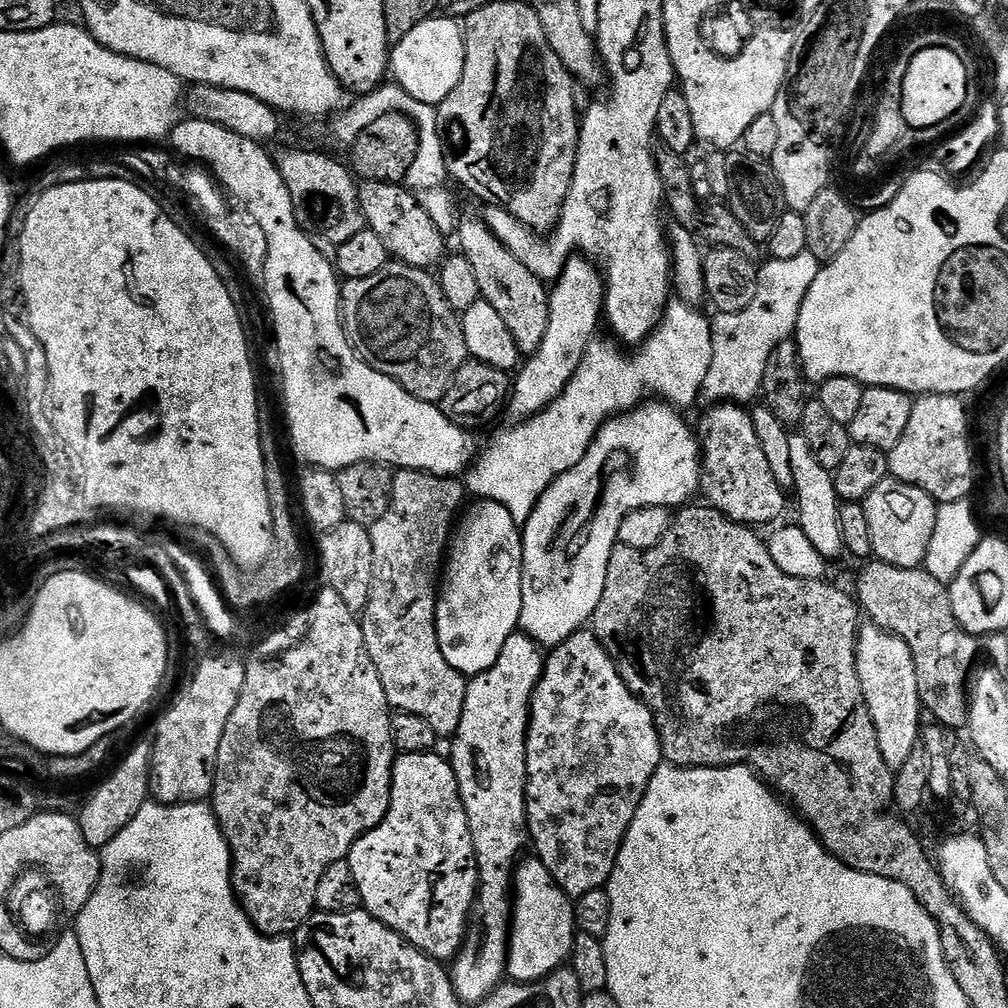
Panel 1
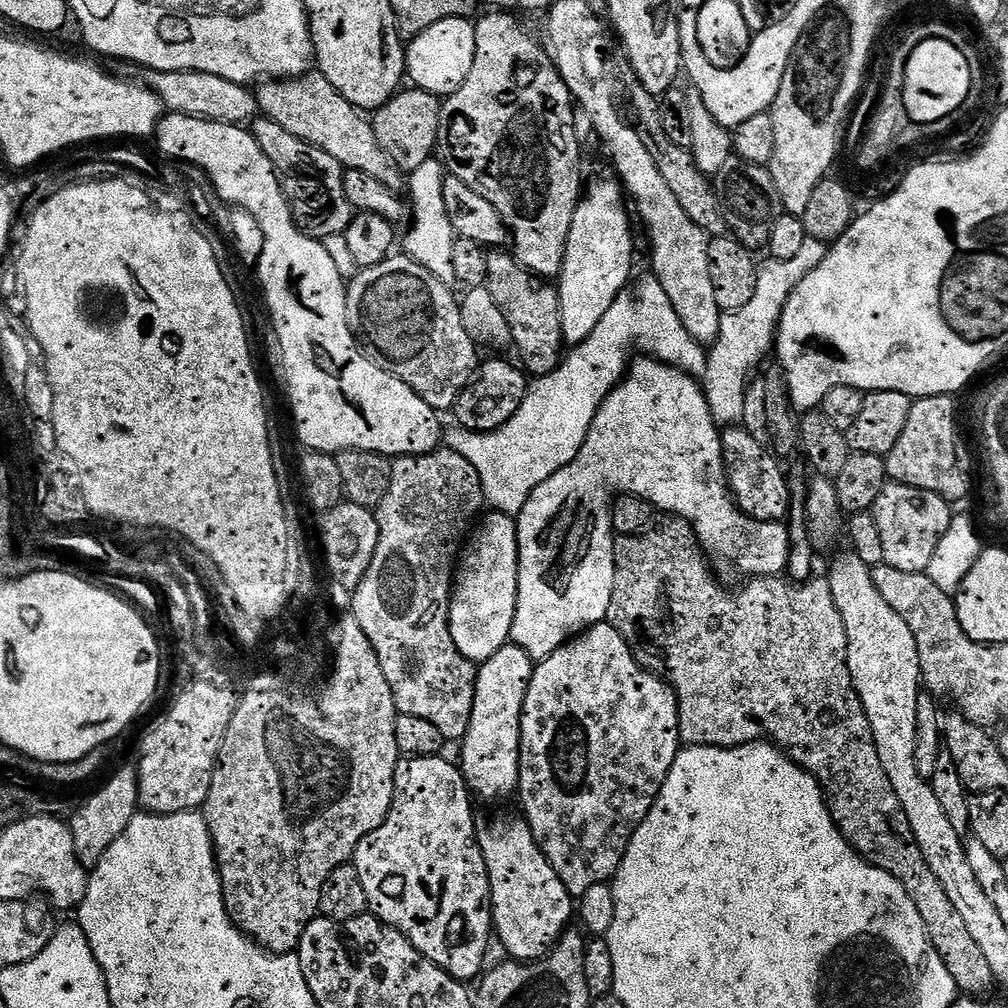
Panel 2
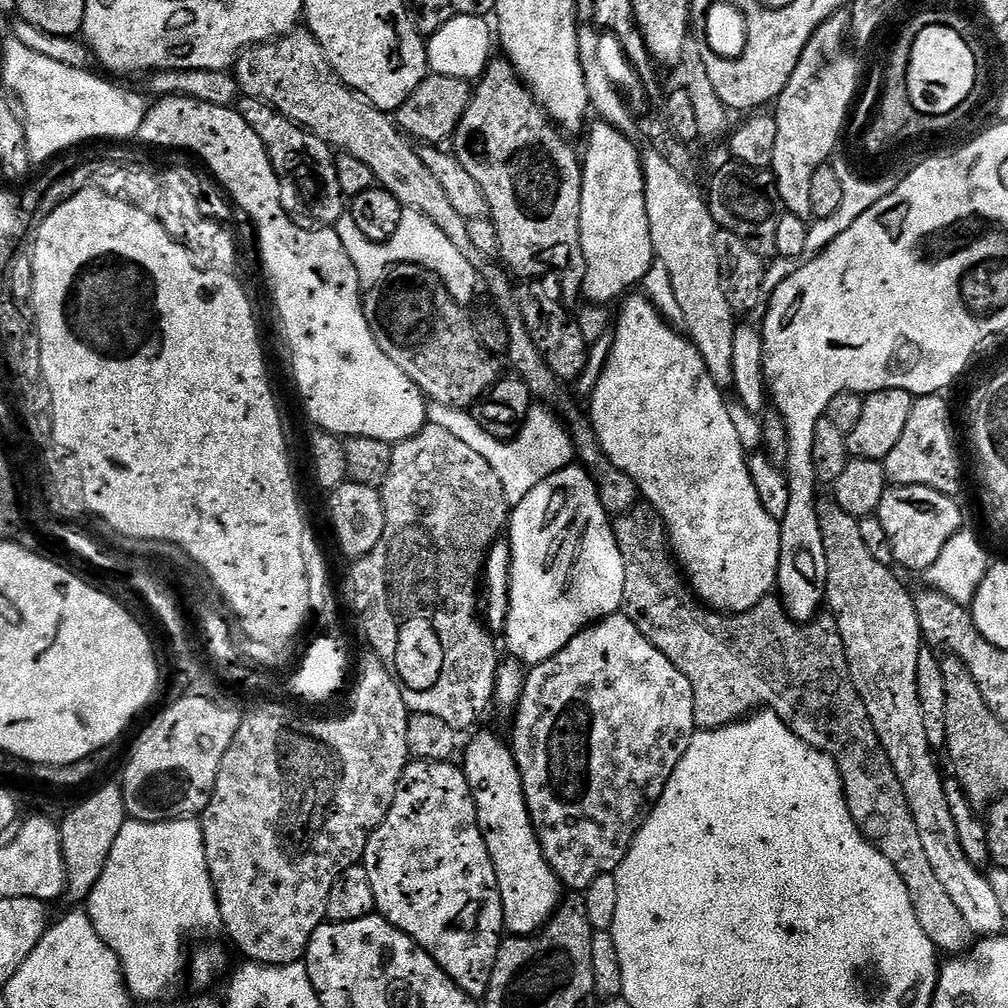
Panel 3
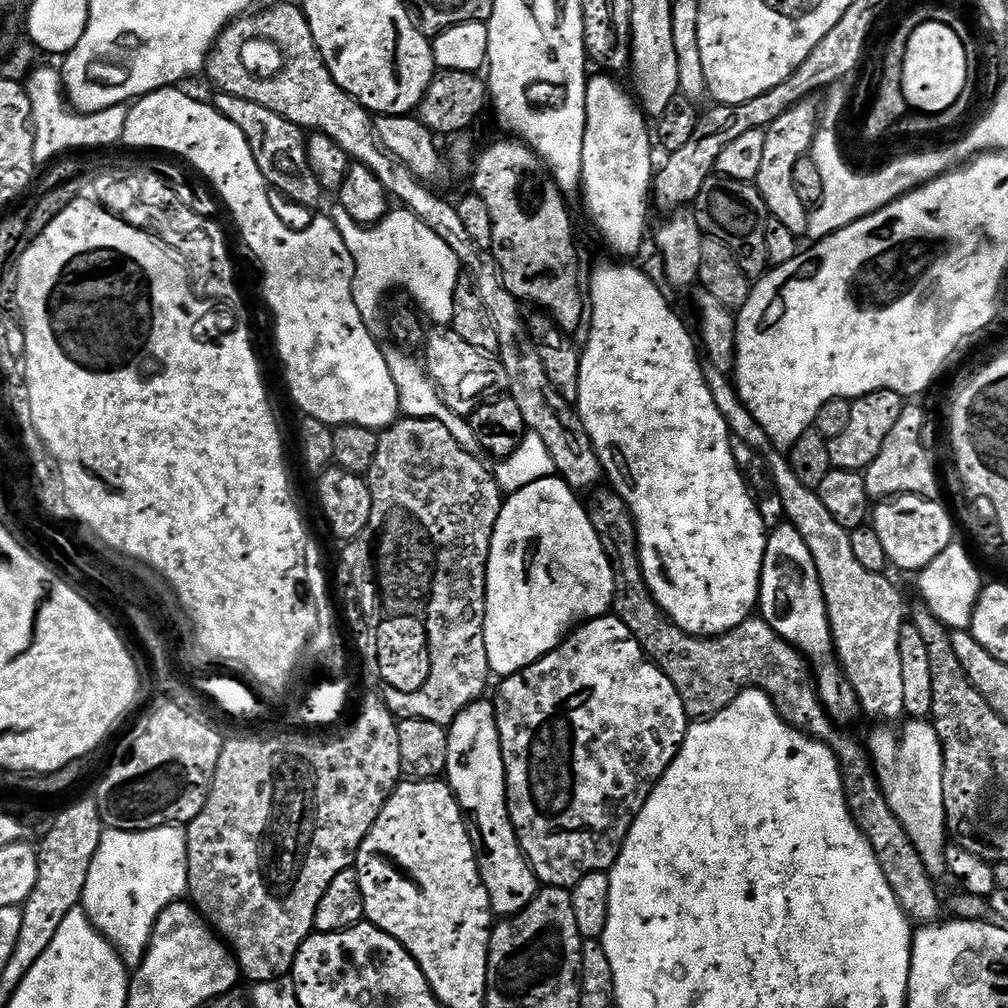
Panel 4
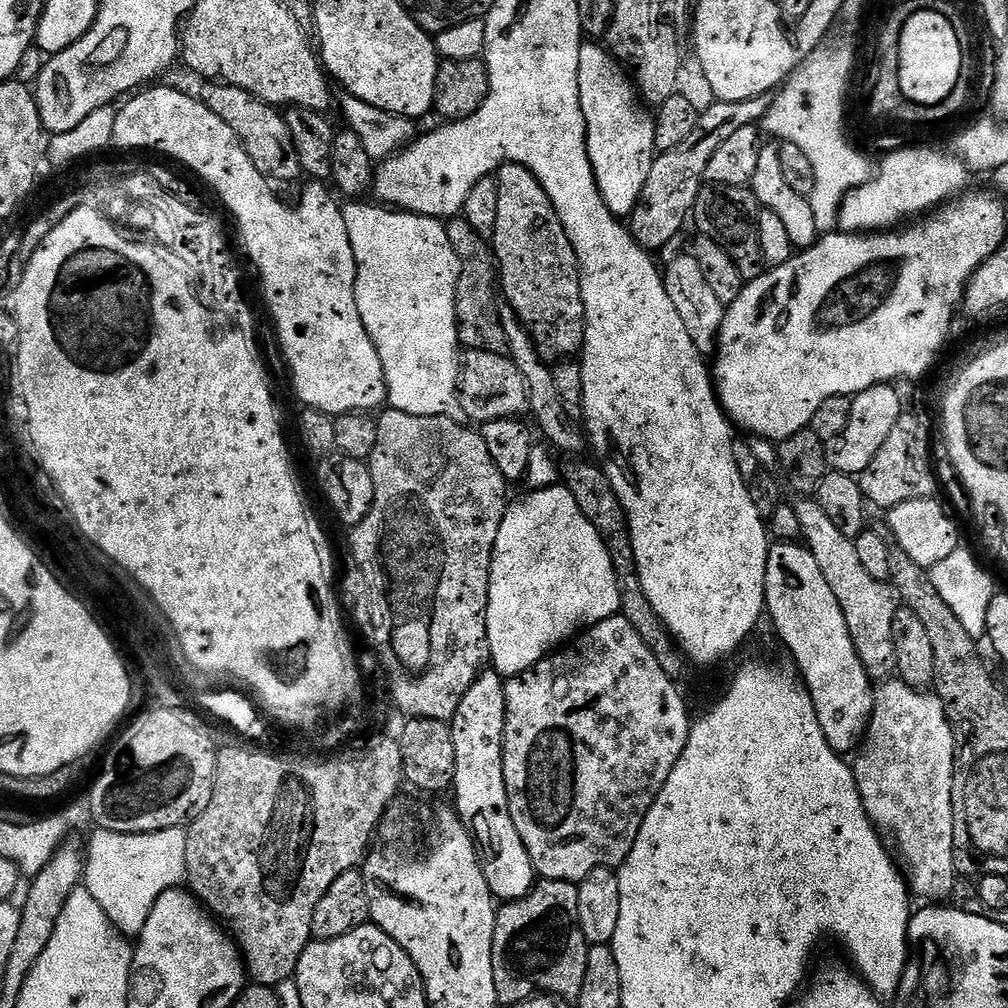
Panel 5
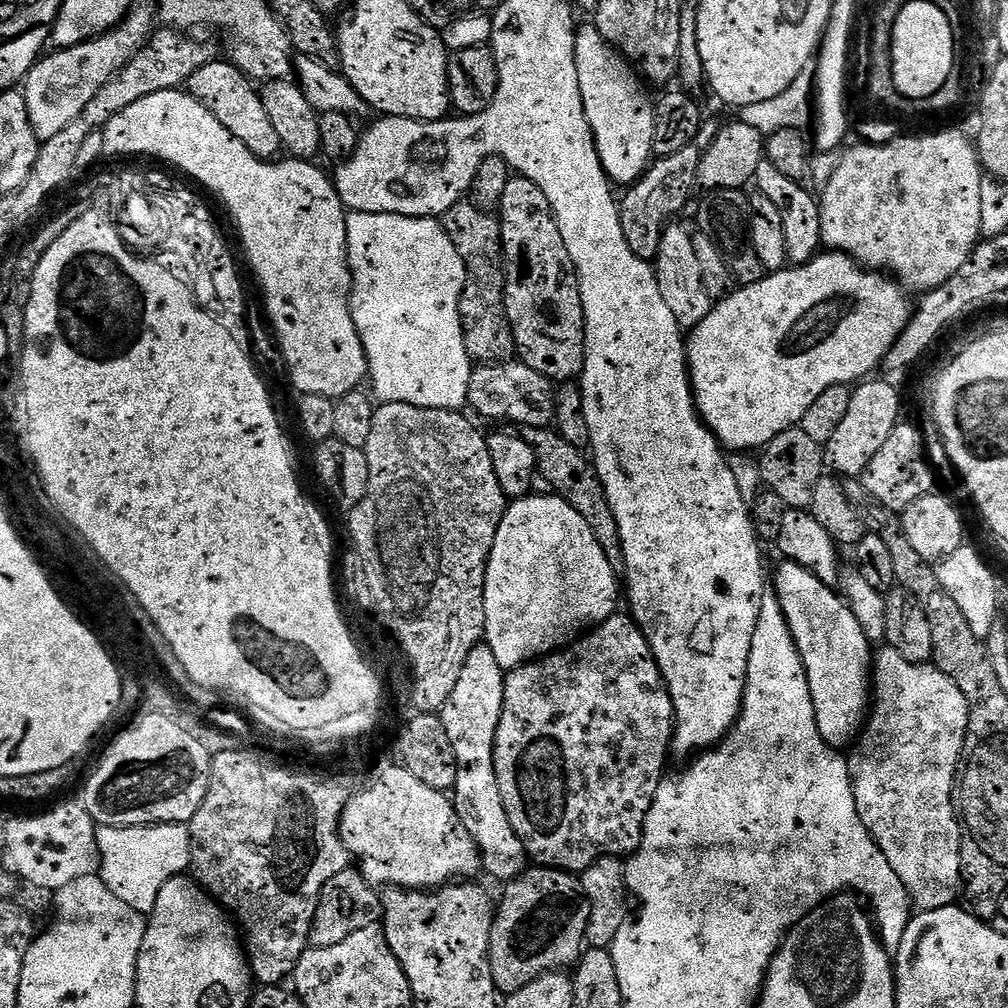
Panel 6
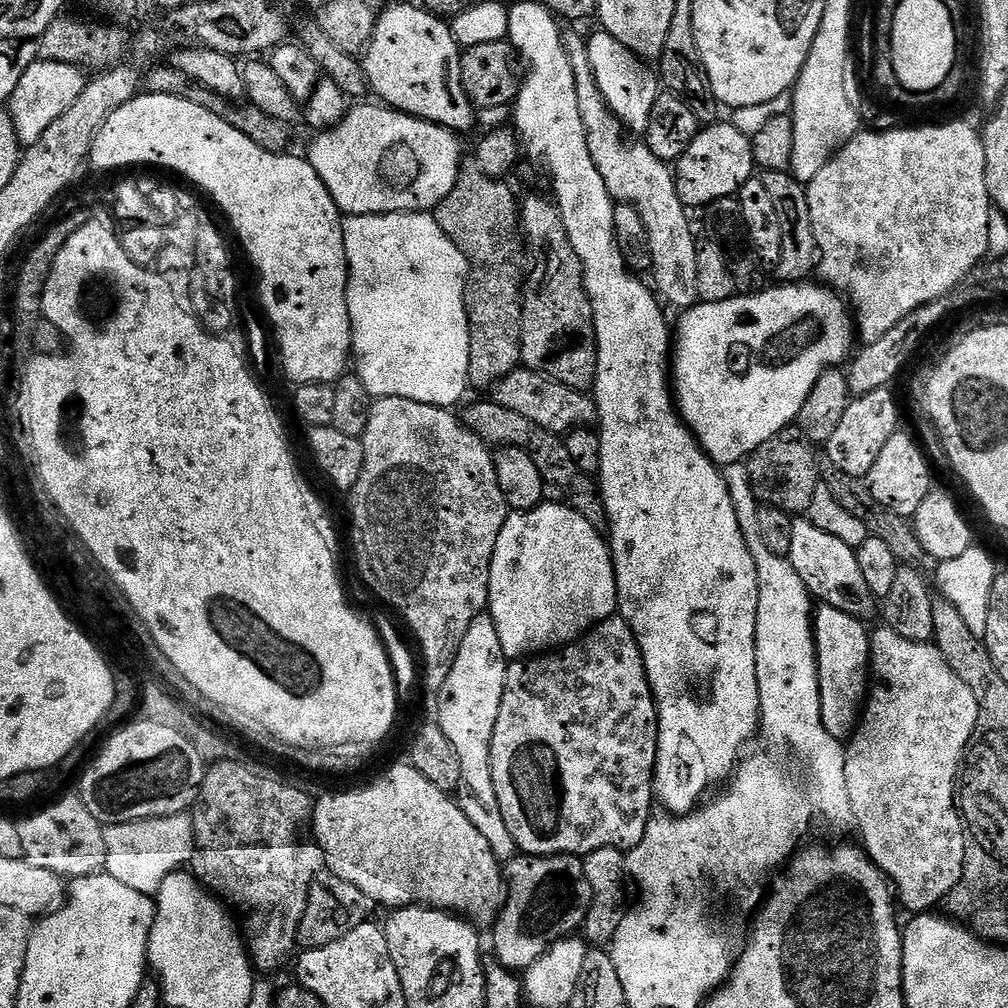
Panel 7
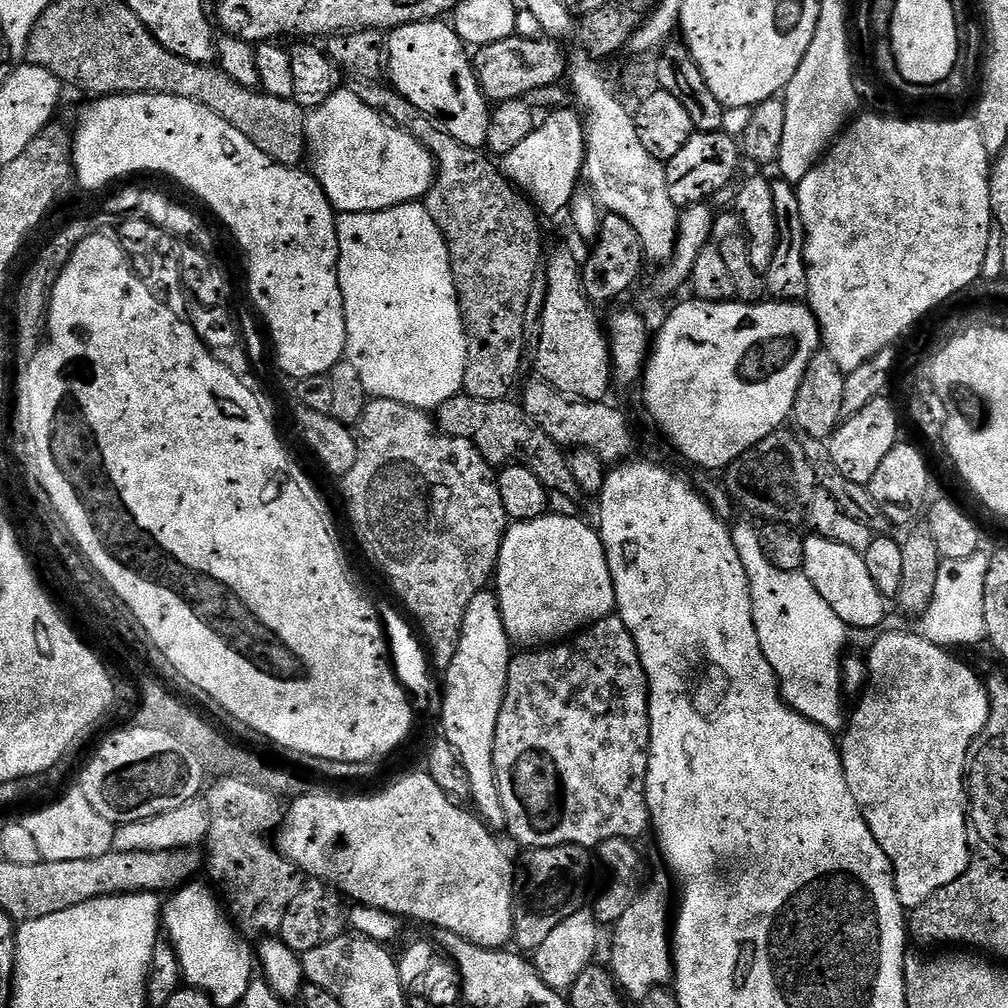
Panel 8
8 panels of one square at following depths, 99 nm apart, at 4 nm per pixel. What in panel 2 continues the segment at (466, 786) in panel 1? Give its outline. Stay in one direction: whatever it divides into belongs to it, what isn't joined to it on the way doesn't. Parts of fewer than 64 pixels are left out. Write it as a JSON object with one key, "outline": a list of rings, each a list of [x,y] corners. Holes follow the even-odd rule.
{"outline":[[[506,643],[498,654],[479,665],[474,690],[474,710],[470,714],[470,726],[459,745],[458,767],[464,774],[464,781],[477,797],[484,800],[504,800],[517,791],[520,782],[520,720],[524,717],[524,703],[528,684],[532,680],[534,661],[514,643]]]}

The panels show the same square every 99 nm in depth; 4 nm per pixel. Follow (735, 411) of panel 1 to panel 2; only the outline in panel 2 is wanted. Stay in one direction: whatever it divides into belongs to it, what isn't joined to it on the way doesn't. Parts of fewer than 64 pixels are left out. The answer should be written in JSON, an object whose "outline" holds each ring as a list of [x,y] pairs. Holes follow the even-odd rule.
{"outline":[[[743,426],[725,427],[722,439],[728,490],[740,511],[752,520],[783,521],[792,506],[792,493],[788,491],[788,476],[780,469],[781,461],[765,445],[765,449],[760,445],[761,437],[751,436]]]}

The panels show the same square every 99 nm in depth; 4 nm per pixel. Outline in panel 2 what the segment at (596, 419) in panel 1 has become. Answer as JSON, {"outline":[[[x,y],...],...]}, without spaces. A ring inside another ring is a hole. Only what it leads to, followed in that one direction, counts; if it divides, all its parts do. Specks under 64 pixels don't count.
{"outline":[[[645,274],[640,281],[638,280],[631,285],[630,290],[620,293],[614,306],[610,306],[610,310],[602,314],[598,326],[594,326],[594,331],[581,344],[571,345],[570,351],[561,359],[560,365],[553,372],[545,376],[537,376],[529,383],[522,398],[522,406],[518,406],[510,422],[506,422],[501,428],[495,428],[493,432],[471,432],[469,428],[452,426],[449,432],[447,429],[443,433],[443,443],[452,451],[462,454],[462,458],[466,458],[470,466],[478,470],[478,478],[482,482],[484,498],[489,509],[513,518],[519,517],[530,494],[535,492],[538,486],[542,486],[546,478],[558,474],[558,470],[574,462],[578,450],[582,450],[586,442],[586,434],[590,434],[590,426],[602,402],[606,402],[608,395],[623,380],[630,357],[633,355],[631,352],[635,348],[638,350],[637,353],[680,368],[689,376],[697,378],[703,376],[708,358],[705,345],[692,338],[690,330],[682,326],[682,318],[674,314],[674,306],[670,306],[670,297],[666,294],[666,290],[662,290],[662,282],[658,282],[656,276]]]}

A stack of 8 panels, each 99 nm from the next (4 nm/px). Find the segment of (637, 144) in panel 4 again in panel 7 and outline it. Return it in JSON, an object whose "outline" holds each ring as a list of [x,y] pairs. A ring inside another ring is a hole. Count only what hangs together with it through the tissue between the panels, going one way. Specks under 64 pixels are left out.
{"outline":[[[596,30],[591,37],[587,37],[588,53],[590,54],[590,66],[594,78],[598,82],[598,90],[602,90],[602,98],[608,103],[608,109],[612,111],[620,123],[629,133],[647,133],[650,122],[650,110],[654,110],[654,102],[661,95],[662,84],[657,73],[652,72],[647,63],[639,56],[626,50],[618,38],[610,38],[603,30]]]}

